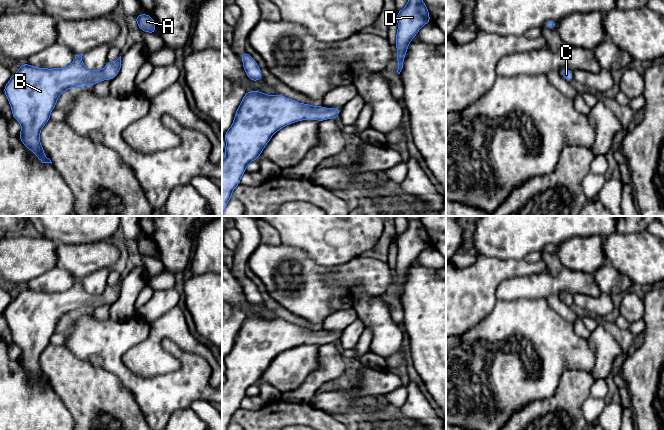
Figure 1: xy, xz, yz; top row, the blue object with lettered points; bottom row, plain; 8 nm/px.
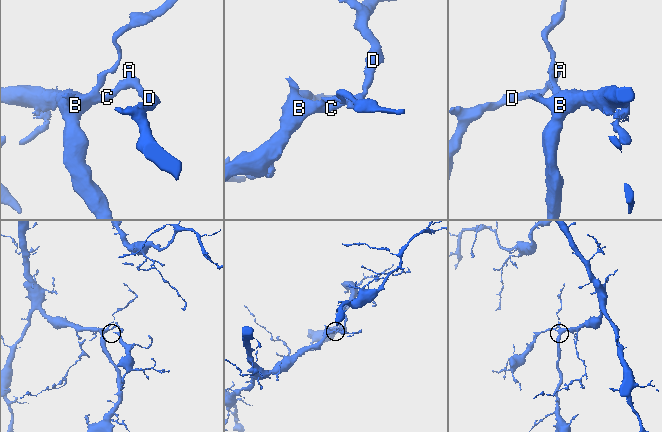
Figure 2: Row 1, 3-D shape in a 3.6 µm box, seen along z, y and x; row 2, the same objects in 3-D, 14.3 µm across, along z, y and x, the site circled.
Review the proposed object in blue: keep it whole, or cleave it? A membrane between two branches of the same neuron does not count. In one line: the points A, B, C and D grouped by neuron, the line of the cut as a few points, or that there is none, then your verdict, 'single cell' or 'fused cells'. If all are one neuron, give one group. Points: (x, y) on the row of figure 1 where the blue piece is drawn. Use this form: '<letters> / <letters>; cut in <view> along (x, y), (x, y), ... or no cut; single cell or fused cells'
A B C D; no cut; single cell

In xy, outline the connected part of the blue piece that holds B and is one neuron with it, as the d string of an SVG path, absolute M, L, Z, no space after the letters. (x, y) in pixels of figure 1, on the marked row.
M83 54L75 55L74 61L65 68L39 68L23 63L19 70L12 75L3 91L12 109L13 119L21 124L19 139L42 163L51 163L44 153L40 143L40 132L50 120L50 113L55 108L60 95L69 88L80 89L84 86L93 86L103 80L114 79L121 68L121 56L114 62L107 62L105 67L99 70L87 69L82 61Z

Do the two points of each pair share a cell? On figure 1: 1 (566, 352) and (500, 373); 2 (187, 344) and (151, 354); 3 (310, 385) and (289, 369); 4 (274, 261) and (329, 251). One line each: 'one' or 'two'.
1: one
2: one
3: two
4: two

